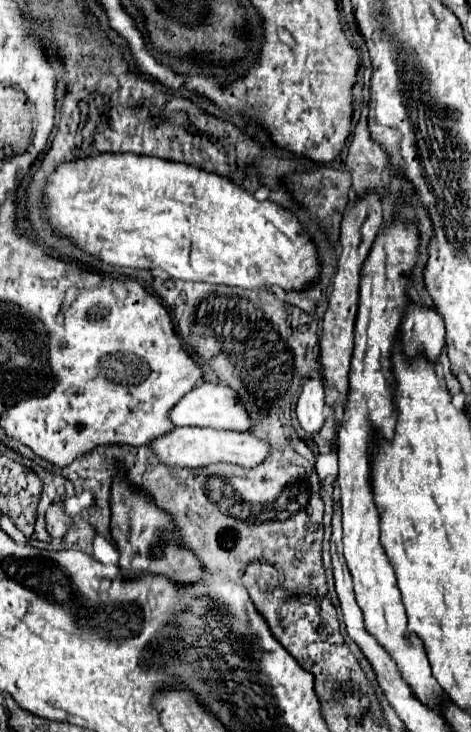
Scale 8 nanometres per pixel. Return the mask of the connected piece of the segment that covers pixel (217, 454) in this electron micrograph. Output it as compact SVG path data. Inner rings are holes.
M174 427L172 431L150 441L148 447L164 465L172 465L172 467L204 467L220 461L242 467L254 467L262 463L270 451L264 441L250 437L250 433L218 431L218 429L202 429L202 427Z

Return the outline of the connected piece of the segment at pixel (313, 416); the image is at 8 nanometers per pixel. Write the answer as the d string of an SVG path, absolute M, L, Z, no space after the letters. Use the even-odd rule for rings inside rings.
M308 381L298 397L296 415L302 429L310 435L318 433L326 419L326 403L324 403L324 387L322 381Z

